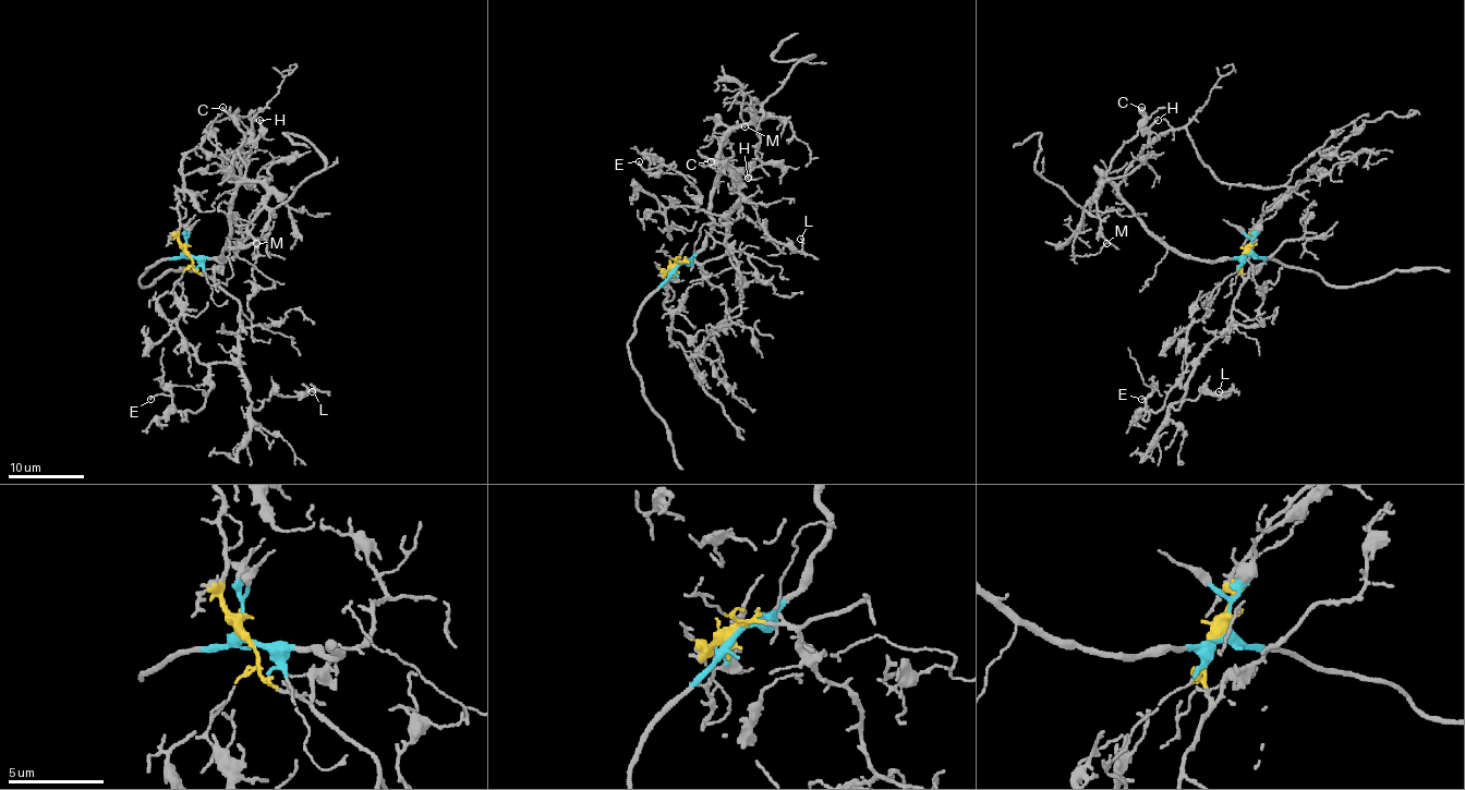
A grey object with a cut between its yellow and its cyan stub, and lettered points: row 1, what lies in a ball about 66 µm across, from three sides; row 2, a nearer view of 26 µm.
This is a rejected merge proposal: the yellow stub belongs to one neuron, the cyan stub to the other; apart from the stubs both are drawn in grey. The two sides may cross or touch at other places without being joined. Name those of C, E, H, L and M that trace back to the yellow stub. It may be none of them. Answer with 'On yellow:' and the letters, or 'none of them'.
On yellow: E, L

